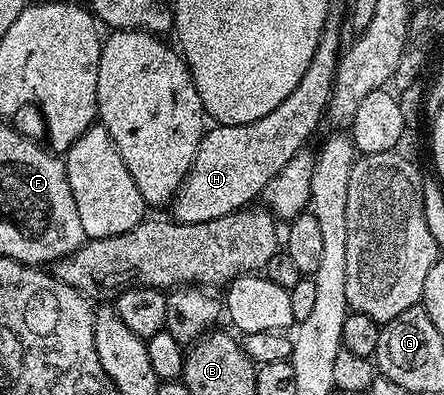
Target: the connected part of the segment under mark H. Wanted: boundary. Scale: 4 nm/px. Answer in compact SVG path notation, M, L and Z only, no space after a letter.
M329 24L318 40L310 68L306 68L302 80L298 80L298 88L294 88L274 112L241 126L213 125L200 141L194 164L170 203L171 217L178 222L198 224L218 220L218 216L232 214L255 203L263 195L266 184L307 147L304 145L308 137L319 128L320 121L325 121L341 57L340 30L335 24Z

